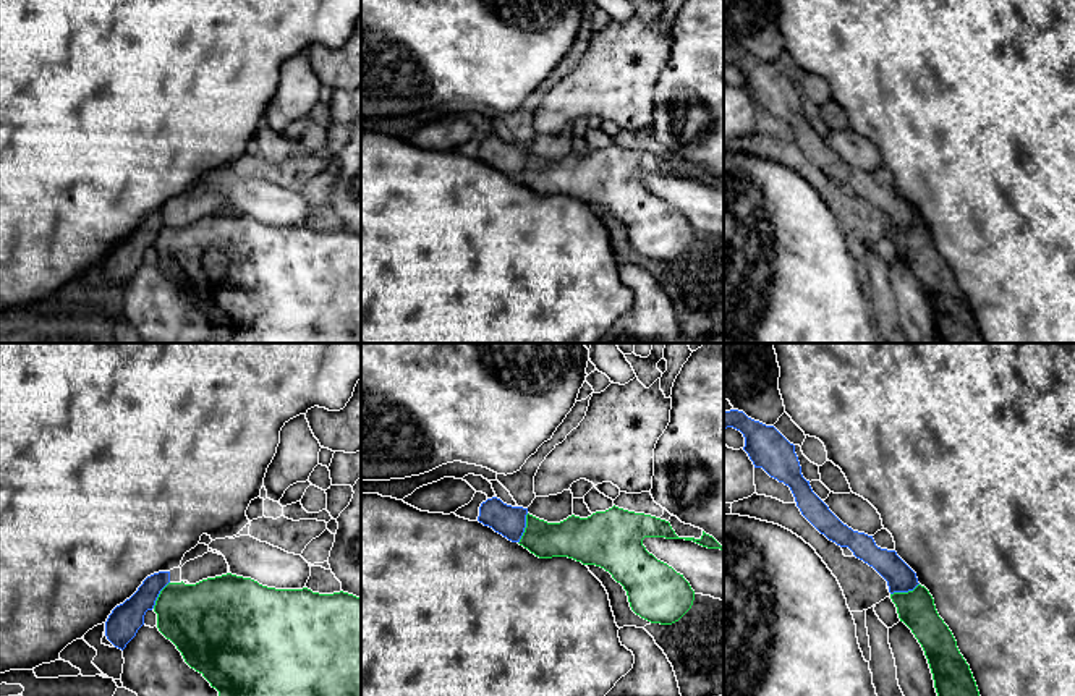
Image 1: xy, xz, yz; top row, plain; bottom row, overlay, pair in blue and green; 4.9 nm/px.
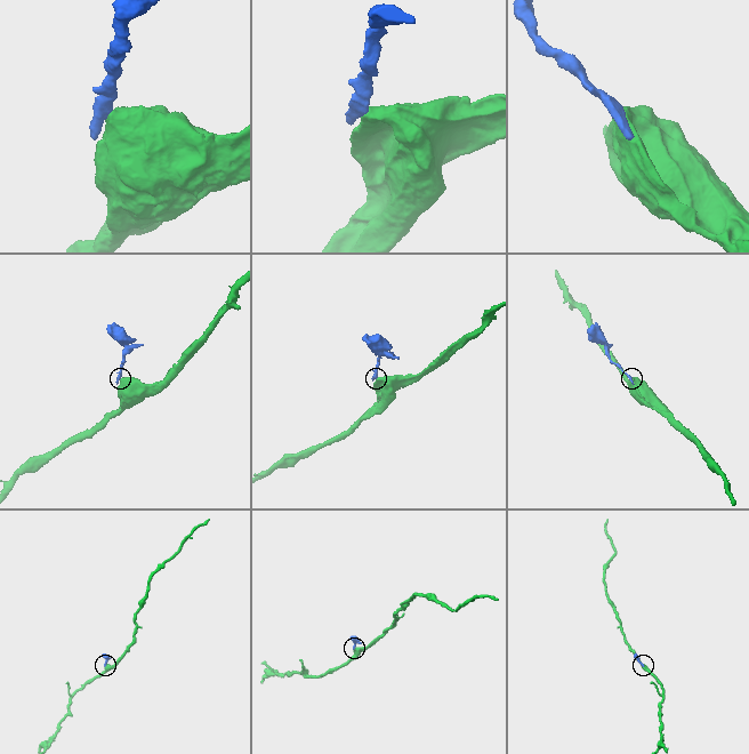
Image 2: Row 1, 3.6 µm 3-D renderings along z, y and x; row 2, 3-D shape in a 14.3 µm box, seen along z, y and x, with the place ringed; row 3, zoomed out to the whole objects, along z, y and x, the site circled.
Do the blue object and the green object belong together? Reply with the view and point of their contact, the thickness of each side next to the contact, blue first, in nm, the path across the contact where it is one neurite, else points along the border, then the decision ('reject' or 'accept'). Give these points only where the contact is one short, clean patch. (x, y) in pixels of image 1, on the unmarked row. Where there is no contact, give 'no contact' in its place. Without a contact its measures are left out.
meets blue in xz at (525, 164); 160 nm thick on the blue side, 200 nm on the other; border along xz (528, 151), (525, 169), (518, 180); reject

